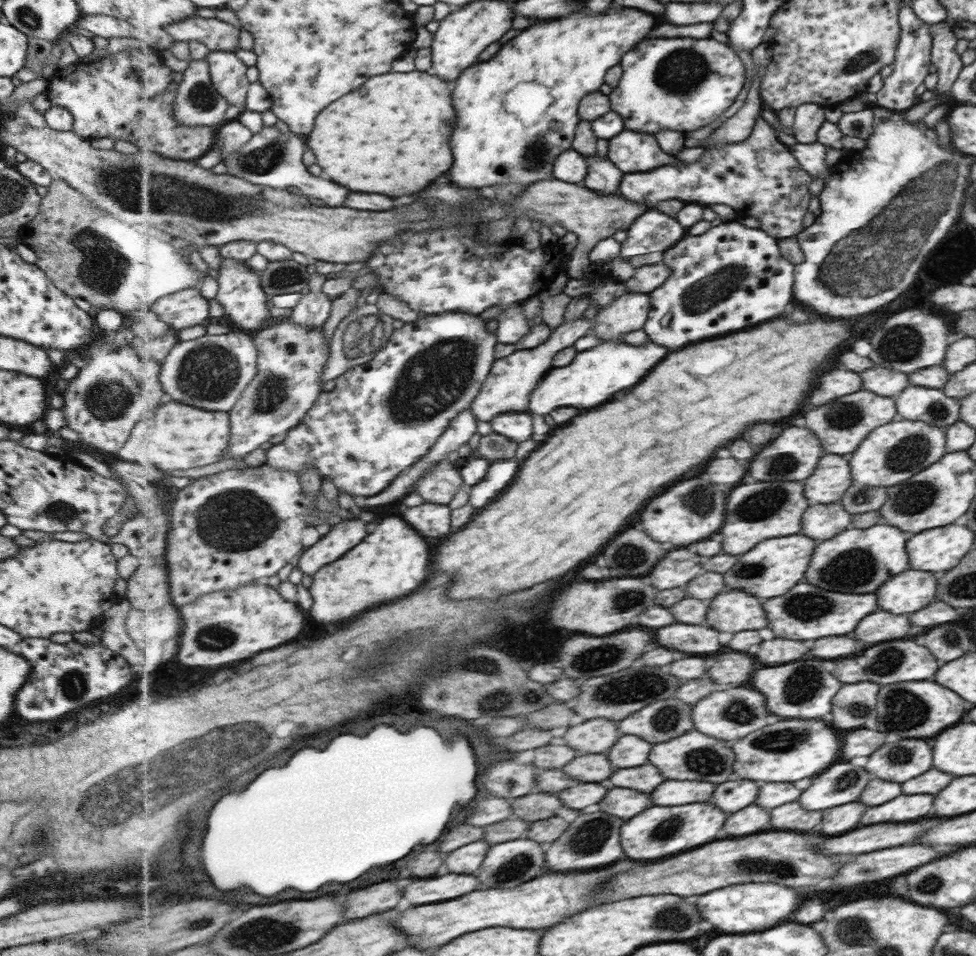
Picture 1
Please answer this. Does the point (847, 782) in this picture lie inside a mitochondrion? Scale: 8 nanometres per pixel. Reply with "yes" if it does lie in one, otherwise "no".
yes

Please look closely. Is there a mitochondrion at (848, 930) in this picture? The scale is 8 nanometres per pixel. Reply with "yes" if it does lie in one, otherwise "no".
yes

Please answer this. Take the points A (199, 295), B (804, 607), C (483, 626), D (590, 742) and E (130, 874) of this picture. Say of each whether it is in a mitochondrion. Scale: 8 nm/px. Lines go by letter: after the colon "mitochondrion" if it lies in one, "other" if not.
A: other
B: mitochondrion
C: mitochondrion
D: other
E: other

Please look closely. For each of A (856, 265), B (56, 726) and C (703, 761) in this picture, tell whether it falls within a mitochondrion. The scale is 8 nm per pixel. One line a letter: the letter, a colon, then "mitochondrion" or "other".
A: mitochondrion
B: other
C: mitochondrion

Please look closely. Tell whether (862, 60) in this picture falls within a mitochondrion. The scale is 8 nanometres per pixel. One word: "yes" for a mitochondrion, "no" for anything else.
yes

